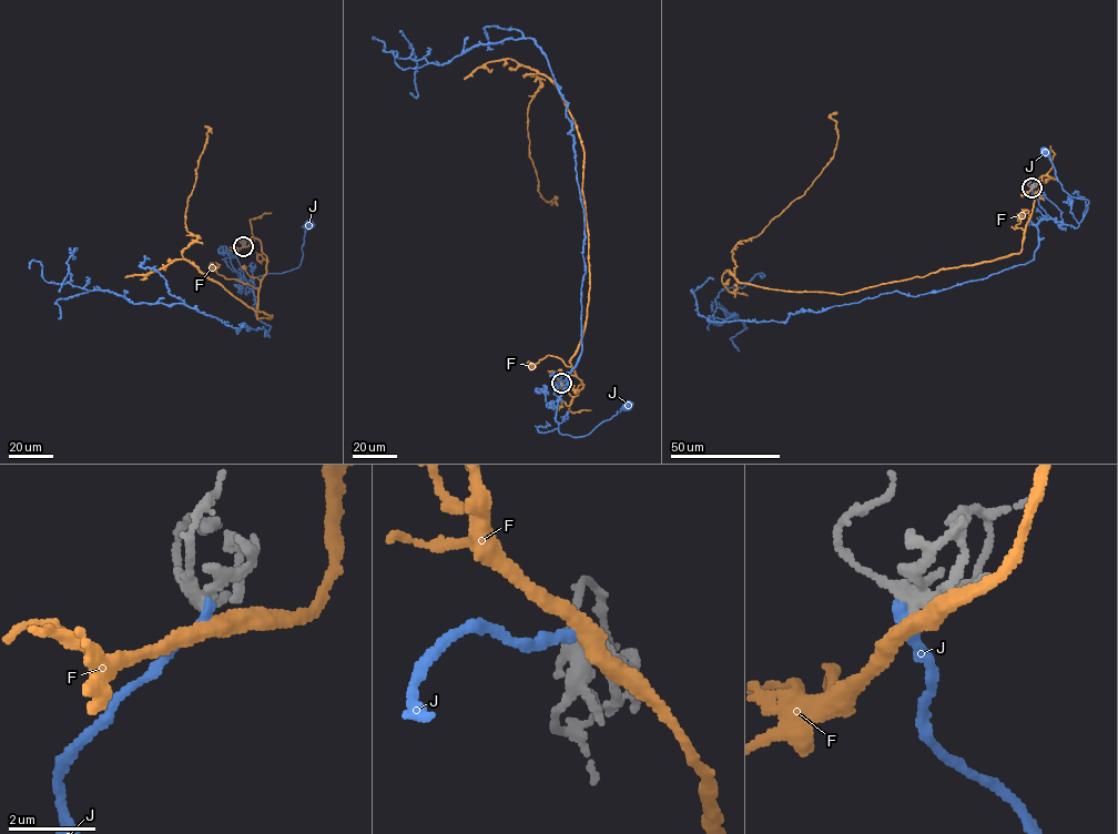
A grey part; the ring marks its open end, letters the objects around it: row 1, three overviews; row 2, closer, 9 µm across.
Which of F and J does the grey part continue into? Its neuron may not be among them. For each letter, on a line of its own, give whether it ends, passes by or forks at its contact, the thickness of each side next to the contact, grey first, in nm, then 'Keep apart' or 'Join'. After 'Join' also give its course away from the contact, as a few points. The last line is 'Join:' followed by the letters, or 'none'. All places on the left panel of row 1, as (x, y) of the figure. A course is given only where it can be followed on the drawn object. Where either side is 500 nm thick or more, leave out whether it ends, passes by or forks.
F: It passes by. Thickness 300 nm (grey) against 400 nm. Keep apart
J: It ends there. Thickness 320 nm (grey) against 240 nm. Keep apart
Join: none

